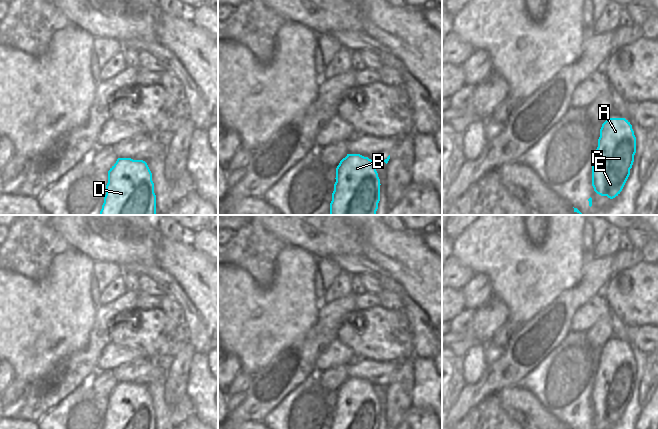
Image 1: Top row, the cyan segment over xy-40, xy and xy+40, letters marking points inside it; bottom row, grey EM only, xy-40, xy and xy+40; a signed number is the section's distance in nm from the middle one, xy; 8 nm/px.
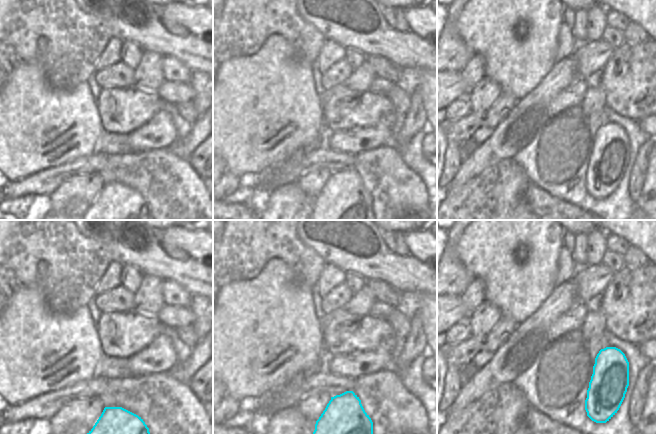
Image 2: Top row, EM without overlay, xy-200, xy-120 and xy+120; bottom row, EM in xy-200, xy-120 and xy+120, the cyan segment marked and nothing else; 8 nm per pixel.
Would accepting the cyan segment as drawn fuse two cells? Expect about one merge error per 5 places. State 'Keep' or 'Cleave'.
Keep

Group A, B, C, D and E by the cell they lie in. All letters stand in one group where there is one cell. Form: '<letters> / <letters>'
A B C D E

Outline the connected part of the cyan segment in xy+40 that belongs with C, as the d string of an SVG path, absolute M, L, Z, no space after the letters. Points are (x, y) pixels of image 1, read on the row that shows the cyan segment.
M607 118L592 162L594 191L610 199L622 191L634 162L636 137L625 118Z

